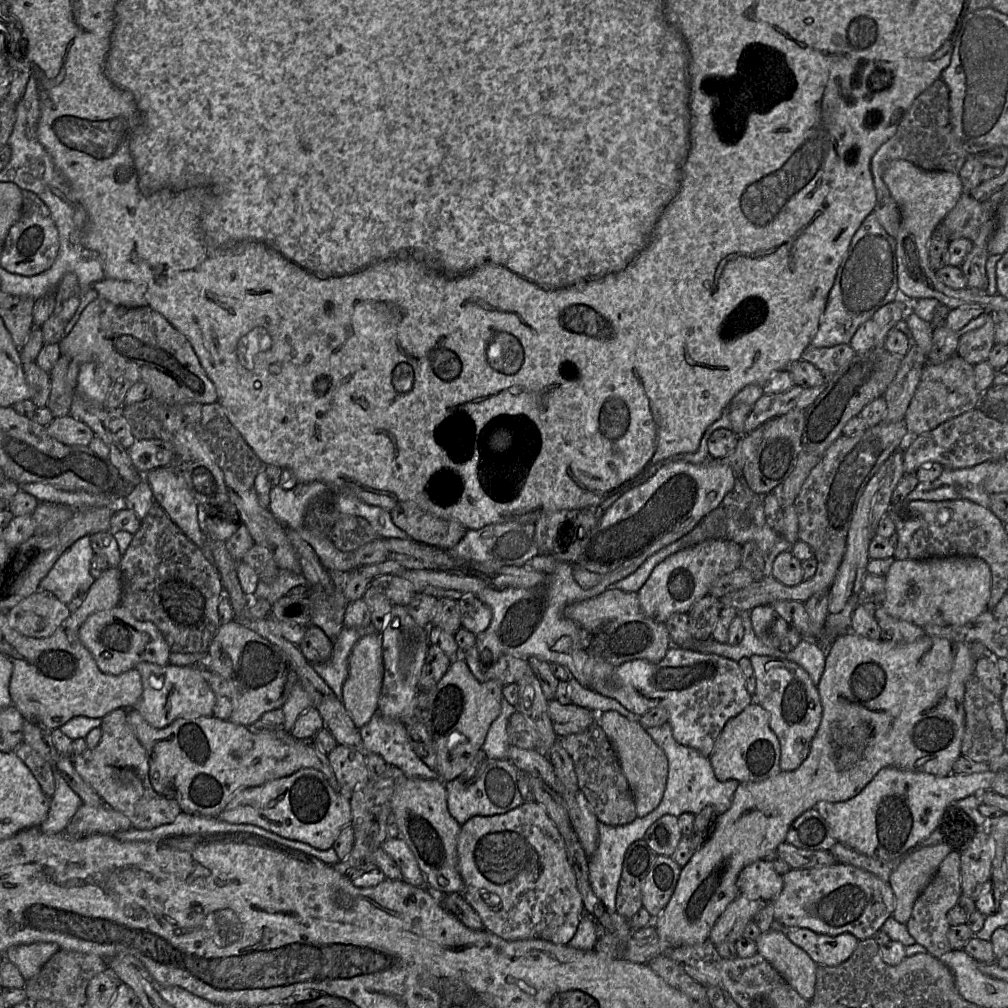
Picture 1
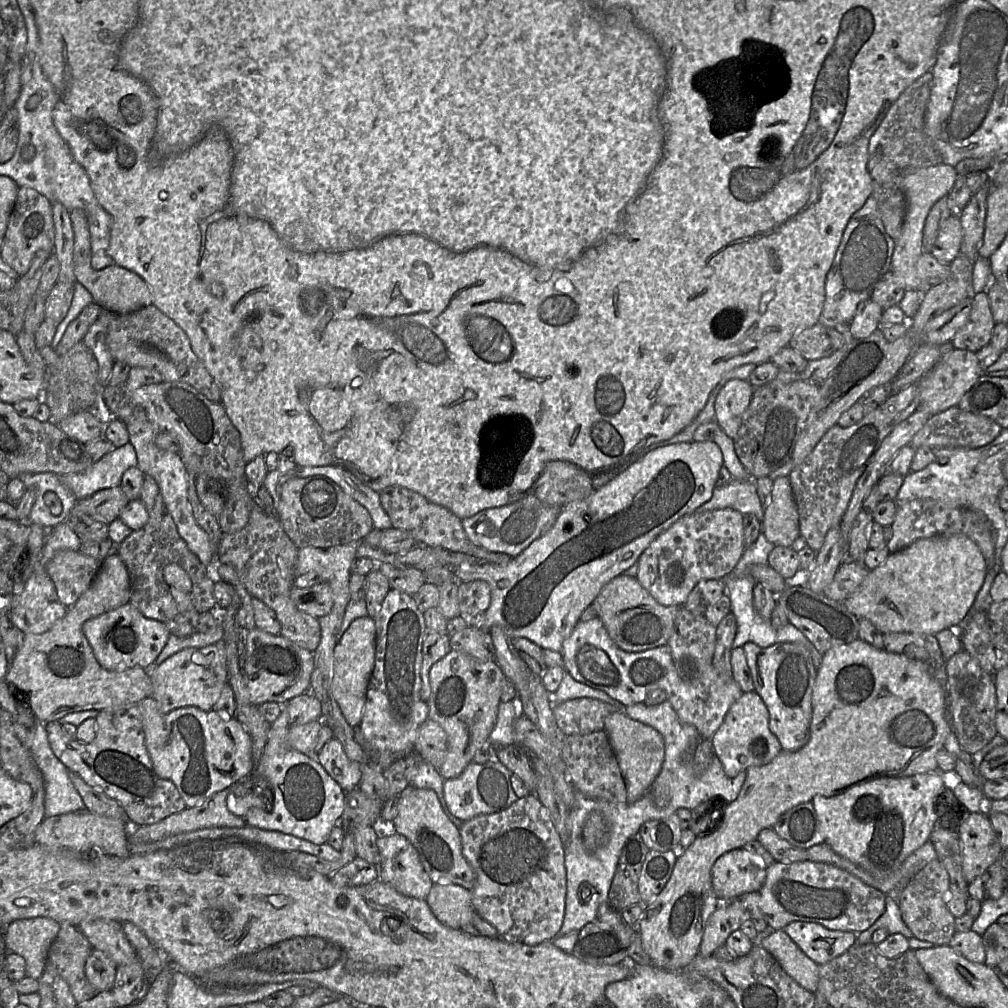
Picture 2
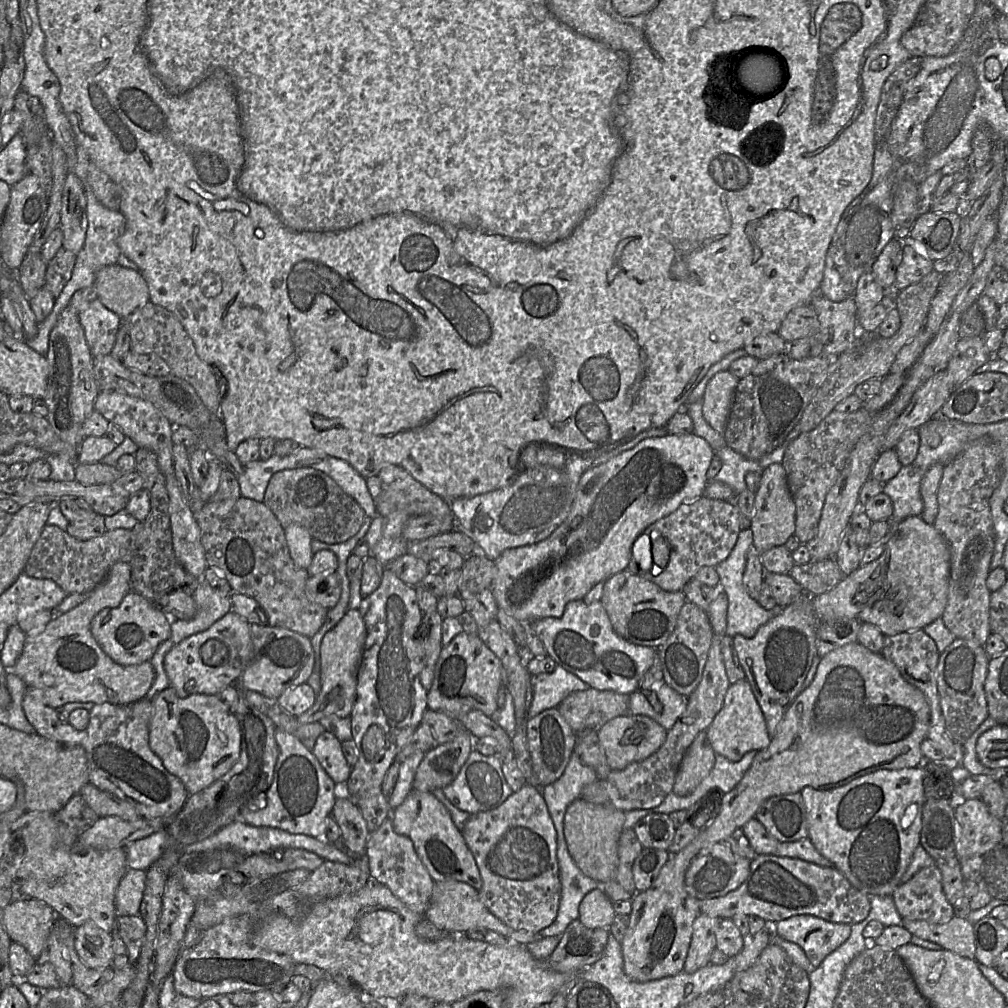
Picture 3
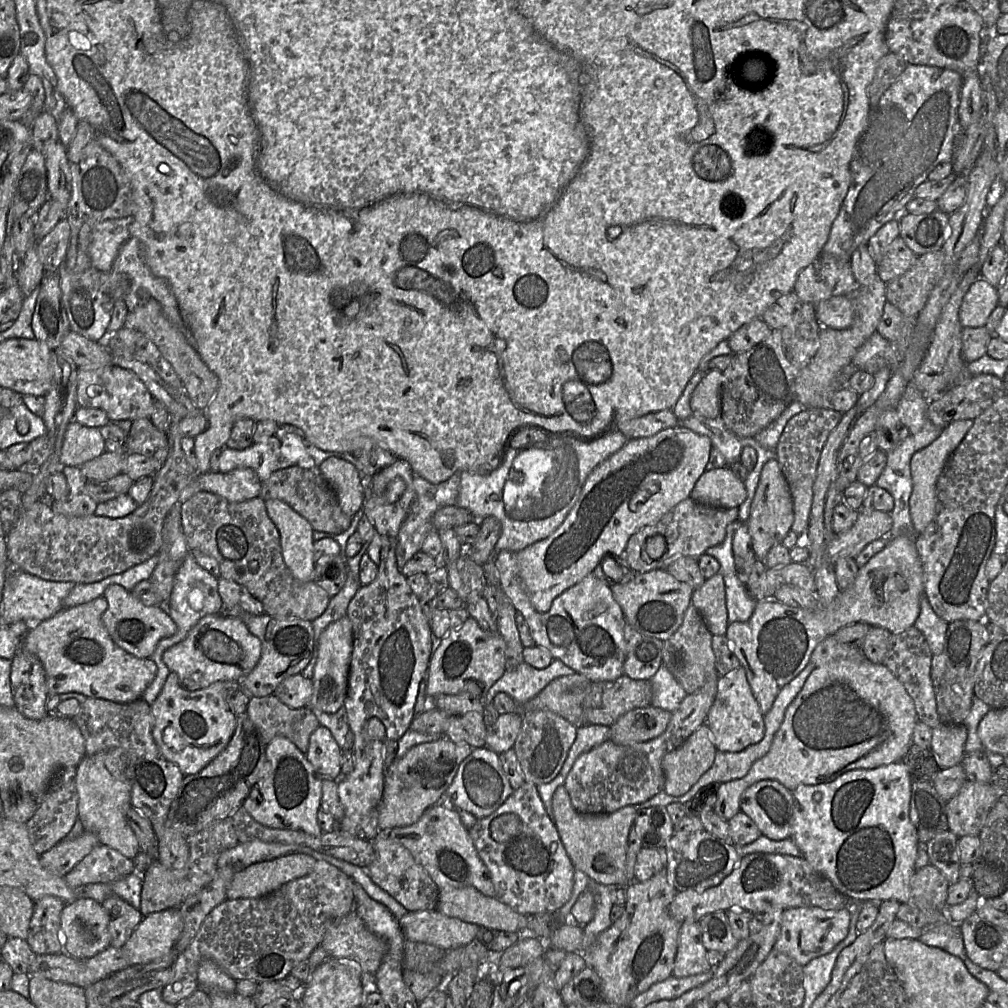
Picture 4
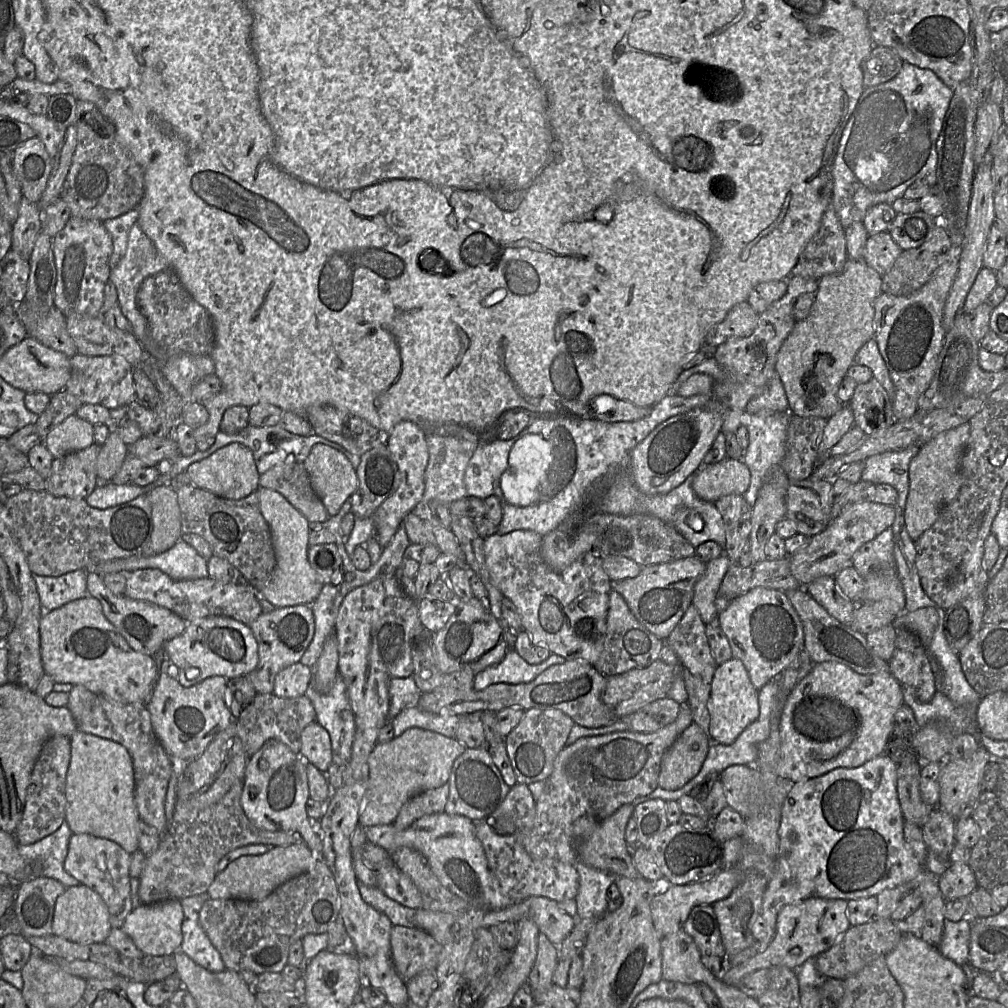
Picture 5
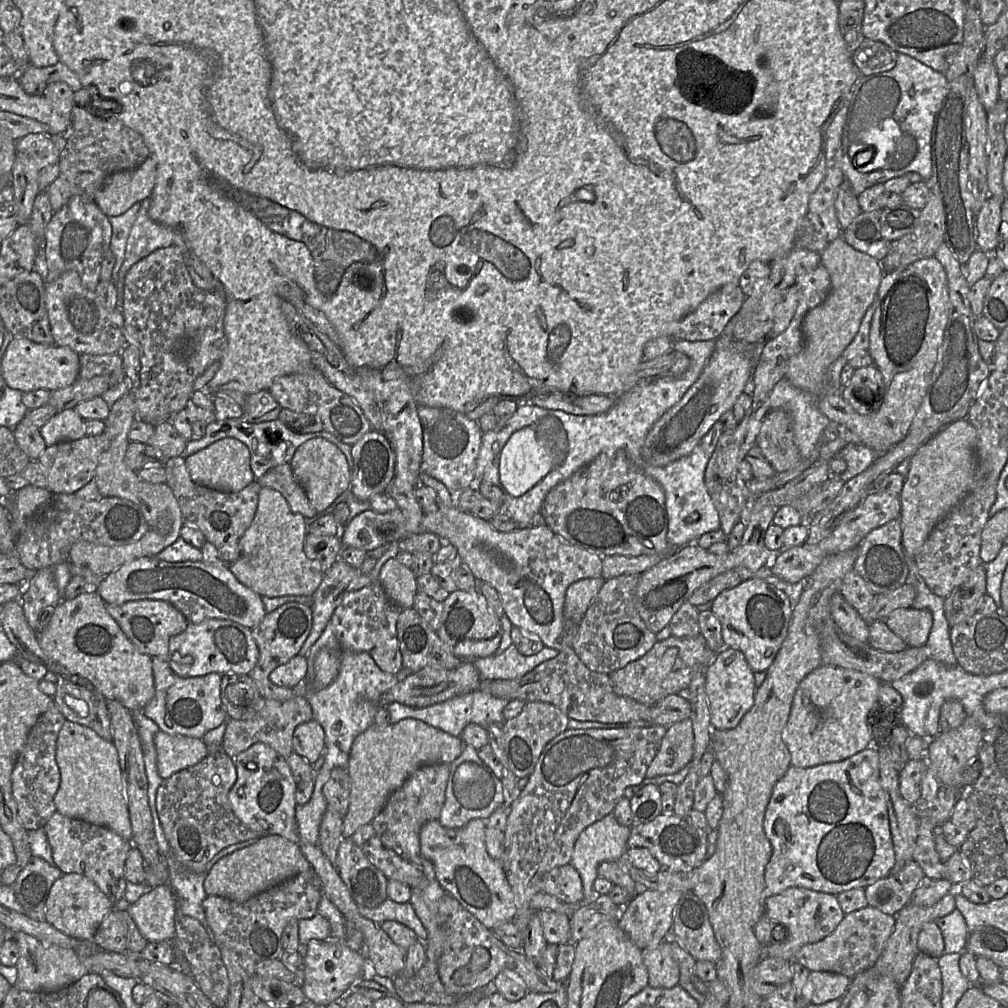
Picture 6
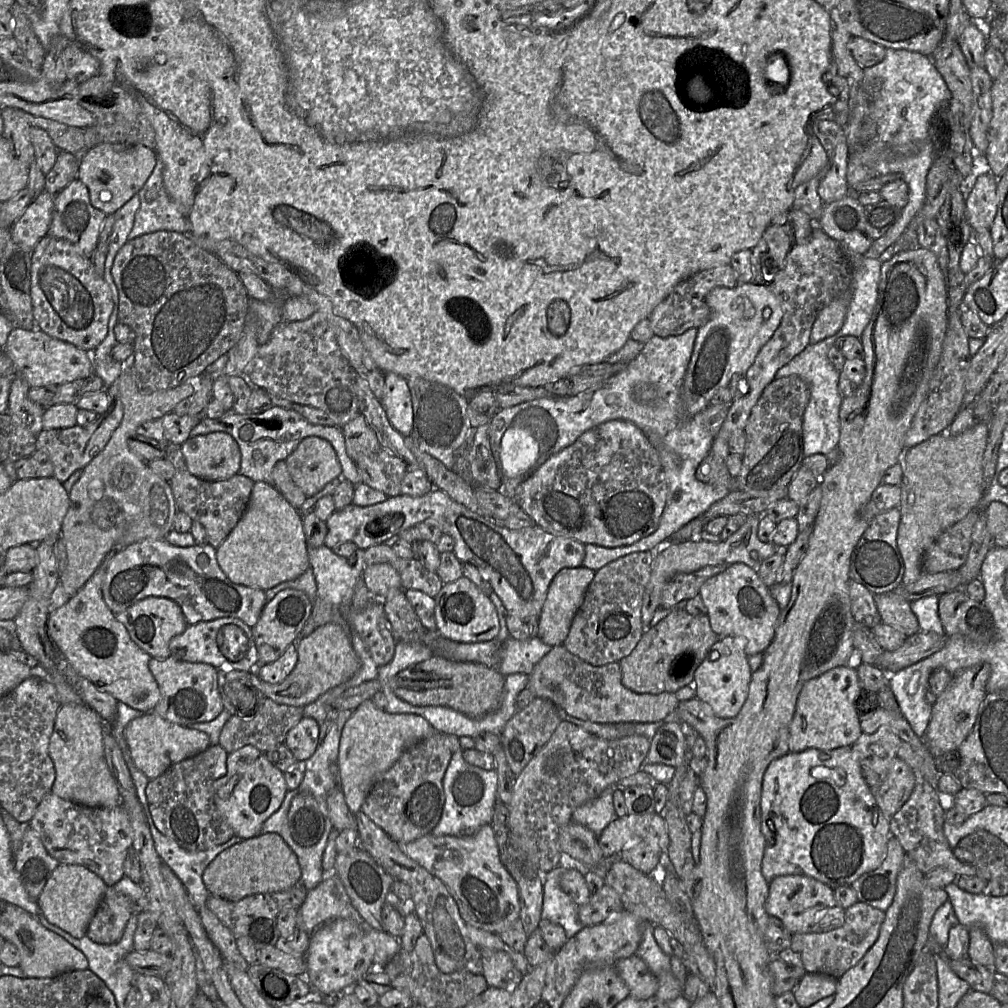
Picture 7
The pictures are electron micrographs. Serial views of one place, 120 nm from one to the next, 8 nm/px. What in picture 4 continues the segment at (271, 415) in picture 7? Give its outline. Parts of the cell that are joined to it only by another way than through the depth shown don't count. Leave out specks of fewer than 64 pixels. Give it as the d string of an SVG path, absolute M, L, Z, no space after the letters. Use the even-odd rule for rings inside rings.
M285 432L282 435L280 435L279 438L277 438L275 435L272 435L269 437L266 441L260 442L260 443L253 443L250 447L244 449L244 450L236 450L231 449L228 446L225 446L220 449L220 454L218 456L218 462L219 462L219 471L222 473L230 472L236 468L251 468L255 471L256 475L258 476L260 482L266 481L270 475L279 469L284 469L290 466L301 466L306 469L310 468L319 468L321 463L326 460L329 457L338 457L341 459L344 459L354 465L354 467L357 469L358 475L362 481L362 483L365 484L365 498L366 498L366 489L368 488L371 478L365 476L361 463L355 459L350 453L346 452L333 452L333 451L324 451L312 443L310 443L308 440L306 440L304 437L300 437L292 432Z

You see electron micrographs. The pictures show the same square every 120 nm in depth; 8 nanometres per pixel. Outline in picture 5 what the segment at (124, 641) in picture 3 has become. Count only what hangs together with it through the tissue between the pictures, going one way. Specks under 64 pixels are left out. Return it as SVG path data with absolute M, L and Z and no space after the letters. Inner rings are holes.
M89 572L86 578L89 595L101 602L106 618L120 632L128 645L135 651L154 656L172 638L183 633L187 622L171 610L157 604L116 595L104 584L102 576Z

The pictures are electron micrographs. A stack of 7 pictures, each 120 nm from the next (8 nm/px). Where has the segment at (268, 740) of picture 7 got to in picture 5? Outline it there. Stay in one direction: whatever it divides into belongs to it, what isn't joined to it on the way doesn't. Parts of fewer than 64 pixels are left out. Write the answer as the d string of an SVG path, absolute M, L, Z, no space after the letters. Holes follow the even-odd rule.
M256 693L251 702L245 705L245 710L234 719L237 723L238 735L249 756L258 751L269 739L280 740L298 754L301 748L301 732L307 725L316 721L316 712L306 695L281 698L274 693Z

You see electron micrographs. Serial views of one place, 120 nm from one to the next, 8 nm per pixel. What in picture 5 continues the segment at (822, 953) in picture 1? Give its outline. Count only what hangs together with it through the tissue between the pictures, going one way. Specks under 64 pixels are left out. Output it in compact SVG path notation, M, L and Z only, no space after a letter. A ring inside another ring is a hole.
M809 897L784 906L777 916L776 932L767 949L733 968L724 968L720 979L737 986L747 975L760 969L786 966L796 971L809 958L831 948L851 926L847 918L847 902L843 899Z

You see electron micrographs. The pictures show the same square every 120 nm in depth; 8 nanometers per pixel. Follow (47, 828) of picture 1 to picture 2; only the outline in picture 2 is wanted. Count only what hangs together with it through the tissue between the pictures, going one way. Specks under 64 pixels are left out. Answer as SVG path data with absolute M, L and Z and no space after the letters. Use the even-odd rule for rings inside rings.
M35 717L35 724L28 732L30 752L44 777L45 816L48 818L85 810L84 802L70 780L68 769L51 749L45 724Z

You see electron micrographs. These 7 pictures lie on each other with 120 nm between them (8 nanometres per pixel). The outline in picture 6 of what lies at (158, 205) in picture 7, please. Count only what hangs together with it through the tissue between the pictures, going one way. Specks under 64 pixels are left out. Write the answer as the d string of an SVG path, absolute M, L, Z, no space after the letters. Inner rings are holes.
M145 198L141 202L141 208L133 224L128 241L126 244L125 250L125 258L121 265L121 268L118 273L118 279L114 281L115 287L117 289L117 310L120 309L122 313L123 310L123 301L124 301L124 280L125 276L130 270L130 268L136 264L141 259L147 257L152 252L156 251L157 249L168 247L173 244L174 233L173 231L165 226L162 226L155 221L153 221L149 216L149 208L150 208L151 198Z

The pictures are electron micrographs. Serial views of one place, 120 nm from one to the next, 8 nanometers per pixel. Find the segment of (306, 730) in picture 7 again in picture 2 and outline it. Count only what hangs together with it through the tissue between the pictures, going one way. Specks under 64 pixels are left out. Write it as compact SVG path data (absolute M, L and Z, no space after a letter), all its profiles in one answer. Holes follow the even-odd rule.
M333 737L322 747L316 760L344 792L358 789L362 777L362 764L350 760L336 738Z

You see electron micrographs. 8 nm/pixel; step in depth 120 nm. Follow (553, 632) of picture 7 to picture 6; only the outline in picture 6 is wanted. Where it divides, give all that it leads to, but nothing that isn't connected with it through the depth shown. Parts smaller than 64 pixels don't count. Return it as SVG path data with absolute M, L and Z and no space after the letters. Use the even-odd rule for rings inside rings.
M598 577L581 579L572 583L566 591L564 619L579 624L604 581L603 577Z

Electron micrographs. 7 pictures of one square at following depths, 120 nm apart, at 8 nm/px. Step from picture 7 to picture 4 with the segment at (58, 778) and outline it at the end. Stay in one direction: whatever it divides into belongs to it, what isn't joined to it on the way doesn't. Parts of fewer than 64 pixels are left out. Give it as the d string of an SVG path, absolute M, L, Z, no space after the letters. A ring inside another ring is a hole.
M119 748L97 753L93 756L85 755L76 767L76 790L78 794L78 819L87 832L95 834L100 841L124 856L133 860L141 851L138 840L129 826L126 813L131 805L131 784L124 774L124 754Z

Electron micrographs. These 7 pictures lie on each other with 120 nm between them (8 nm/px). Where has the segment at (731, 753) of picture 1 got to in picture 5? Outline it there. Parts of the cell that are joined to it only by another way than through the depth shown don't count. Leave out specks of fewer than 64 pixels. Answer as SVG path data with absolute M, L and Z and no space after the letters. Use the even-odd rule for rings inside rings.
M735 657L717 666L711 687L709 737L712 742L732 744L759 717L758 691L753 686L743 662Z

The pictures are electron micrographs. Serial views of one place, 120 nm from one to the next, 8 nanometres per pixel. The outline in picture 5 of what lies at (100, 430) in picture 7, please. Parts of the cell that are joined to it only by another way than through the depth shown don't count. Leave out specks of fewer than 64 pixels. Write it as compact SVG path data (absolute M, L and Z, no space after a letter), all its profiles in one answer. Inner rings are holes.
M91 446L54 458L50 476L45 479L48 493L55 497L86 499L99 483L96 460L101 446Z

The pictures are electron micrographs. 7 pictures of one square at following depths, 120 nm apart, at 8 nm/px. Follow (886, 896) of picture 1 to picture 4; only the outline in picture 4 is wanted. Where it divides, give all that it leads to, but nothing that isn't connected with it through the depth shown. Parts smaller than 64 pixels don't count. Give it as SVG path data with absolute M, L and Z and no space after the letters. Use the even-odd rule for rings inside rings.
M752 853L742 856L736 868L718 886L703 891L688 890L678 892L669 905L669 913L680 922L698 922L707 914L736 909L747 910L753 914L764 914L770 910L787 910L797 907L819 907L825 910L849 908L852 900L841 894L833 884L815 870L803 857L783 854Z

